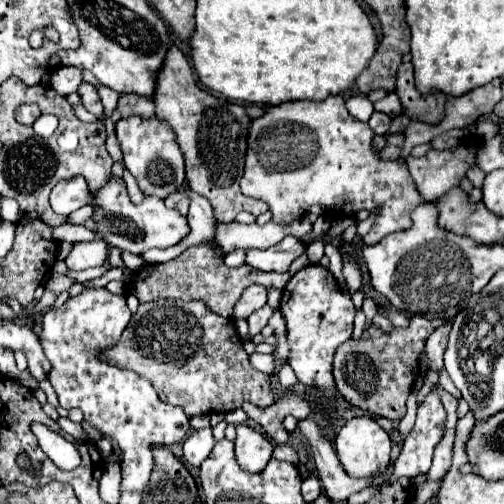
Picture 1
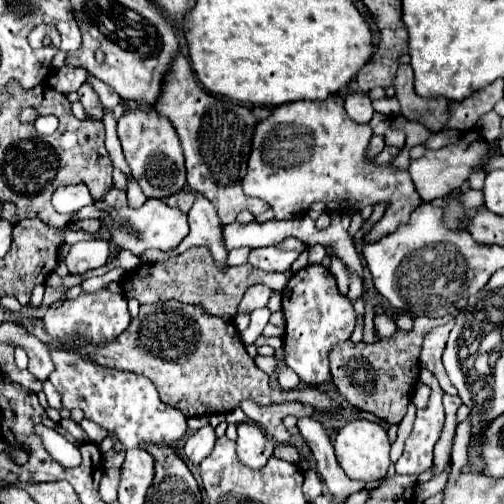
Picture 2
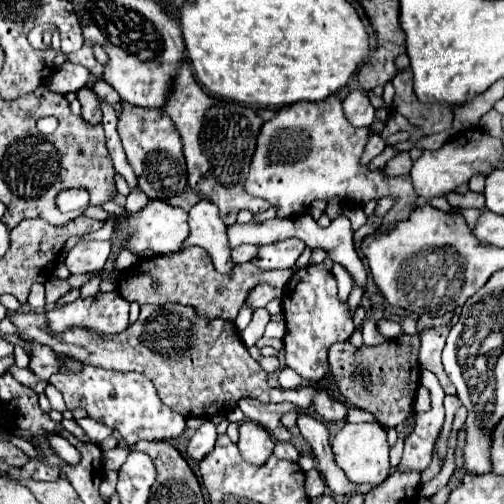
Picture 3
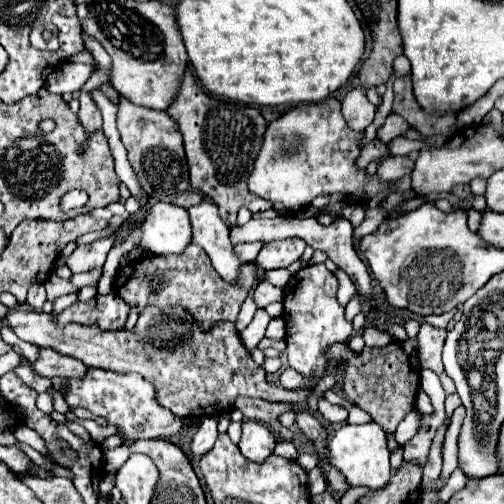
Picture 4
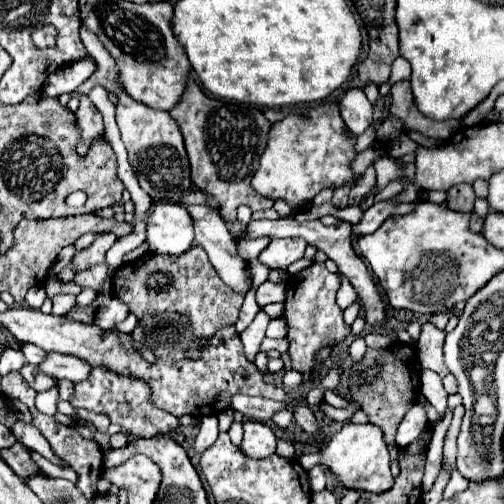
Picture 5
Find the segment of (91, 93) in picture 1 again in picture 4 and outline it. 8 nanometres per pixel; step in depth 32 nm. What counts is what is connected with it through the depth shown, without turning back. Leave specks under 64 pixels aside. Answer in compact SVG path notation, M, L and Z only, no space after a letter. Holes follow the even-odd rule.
M80 92L78 94L78 100L80 100L80 112L78 112L78 118L80 122L84 124L84 128L88 132L96 130L102 126L102 116L100 116L100 110L92 98L90 92Z

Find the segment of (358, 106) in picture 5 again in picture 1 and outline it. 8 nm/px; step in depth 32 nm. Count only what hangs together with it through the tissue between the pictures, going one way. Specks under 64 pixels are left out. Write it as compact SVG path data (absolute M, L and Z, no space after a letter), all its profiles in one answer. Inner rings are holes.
M364 94L350 96L350 98L346 100L346 108L348 108L348 112L350 112L354 118L358 118L358 120L362 120L362 122L368 122L370 114L374 112L372 102L370 102Z

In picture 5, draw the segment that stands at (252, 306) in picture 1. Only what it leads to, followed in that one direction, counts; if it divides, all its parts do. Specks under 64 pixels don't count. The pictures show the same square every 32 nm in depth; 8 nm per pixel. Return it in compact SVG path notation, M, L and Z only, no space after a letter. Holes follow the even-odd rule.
M272 282L260 284L256 290L256 302L260 308L264 308L270 302L284 302L284 286Z

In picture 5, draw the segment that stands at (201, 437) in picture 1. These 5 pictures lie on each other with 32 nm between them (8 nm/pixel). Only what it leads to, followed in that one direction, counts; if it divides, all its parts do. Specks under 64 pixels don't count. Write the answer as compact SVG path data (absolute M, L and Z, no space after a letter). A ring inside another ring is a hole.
M204 416L200 422L200 430L196 434L194 440L194 450L198 454L202 454L204 450L208 450L218 438L218 418L216 416Z

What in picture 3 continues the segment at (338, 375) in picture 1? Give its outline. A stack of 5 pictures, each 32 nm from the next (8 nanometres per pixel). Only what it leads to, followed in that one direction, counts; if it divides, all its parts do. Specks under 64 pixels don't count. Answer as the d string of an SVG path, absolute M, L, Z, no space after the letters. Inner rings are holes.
M420 316L416 324L416 334L402 334L378 346L352 346L350 342L334 344L328 352L330 360L330 374L334 384L338 386L340 394L346 398L348 404L372 412L376 420L386 426L398 426L406 420L408 410L414 402L416 392L412 392L420 382L420 364L418 364L418 350L420 350L420 332L430 326L444 326L446 316L432 318Z

